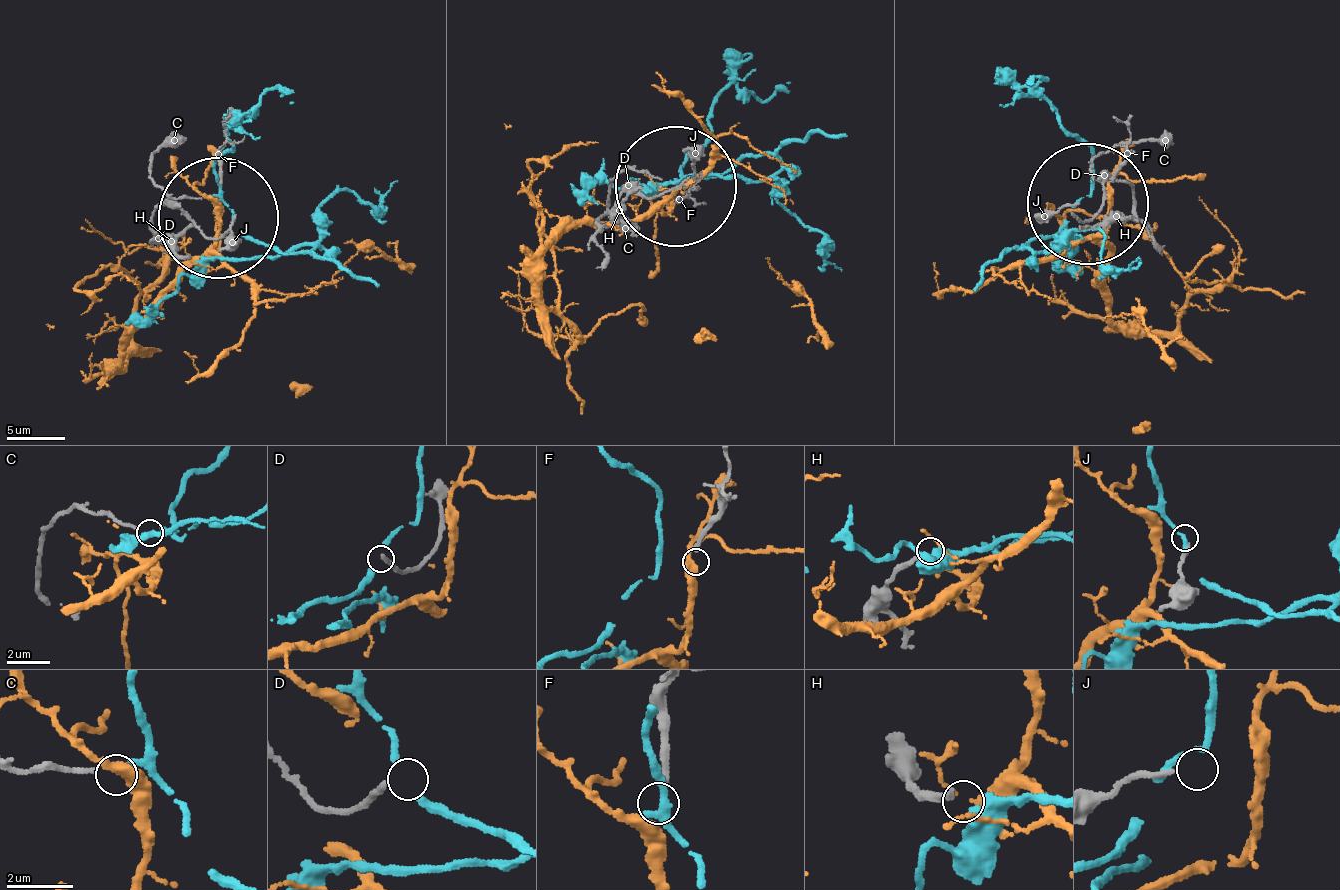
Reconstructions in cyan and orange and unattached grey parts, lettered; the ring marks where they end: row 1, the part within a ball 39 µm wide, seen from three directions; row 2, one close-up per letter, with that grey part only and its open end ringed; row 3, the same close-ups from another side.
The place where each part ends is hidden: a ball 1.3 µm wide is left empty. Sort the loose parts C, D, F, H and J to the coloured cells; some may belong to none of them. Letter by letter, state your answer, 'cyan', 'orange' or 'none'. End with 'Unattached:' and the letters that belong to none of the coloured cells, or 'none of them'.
C: cyan
D: none
F: orange
H: none
J: none
Unattached: D, H, J

